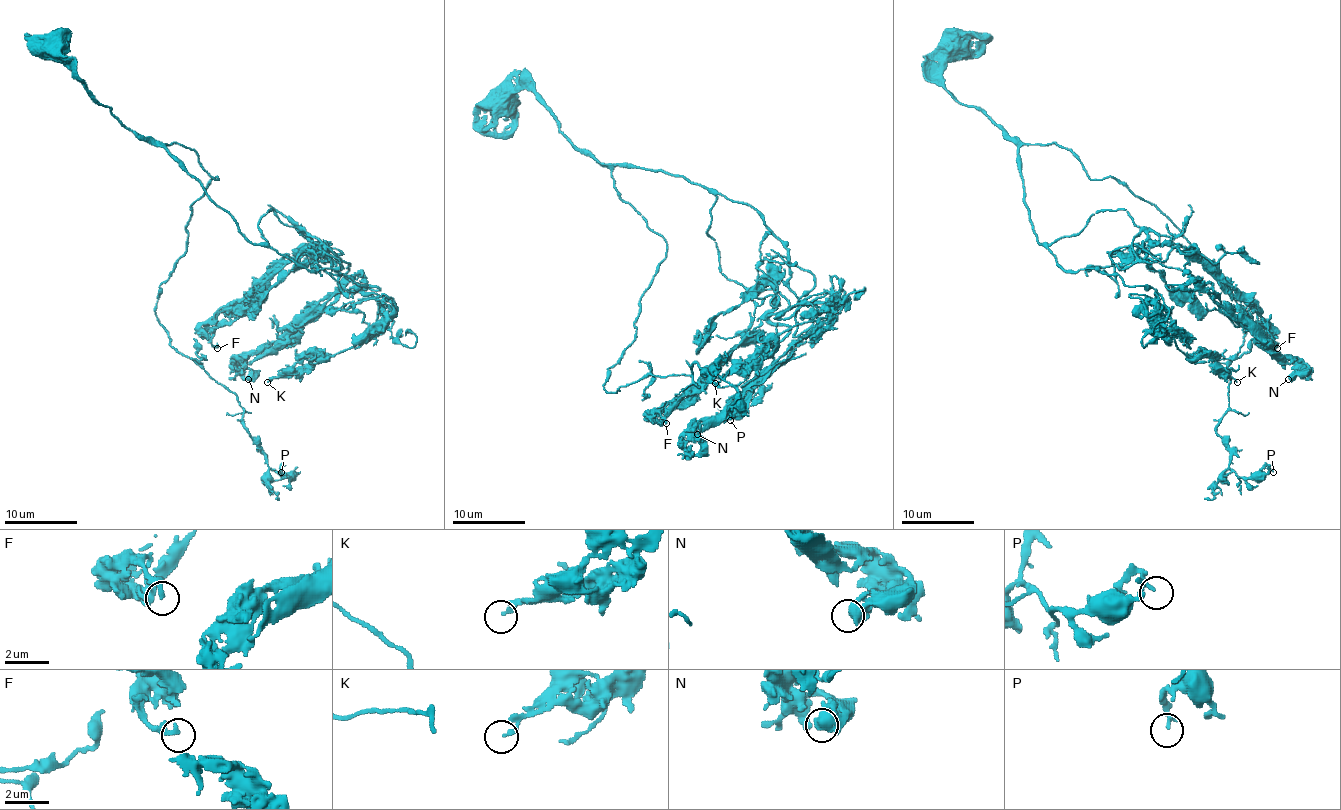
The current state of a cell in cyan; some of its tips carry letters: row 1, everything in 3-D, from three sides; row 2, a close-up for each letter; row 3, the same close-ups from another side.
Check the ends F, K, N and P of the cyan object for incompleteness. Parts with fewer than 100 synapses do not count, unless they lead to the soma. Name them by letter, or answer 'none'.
none

